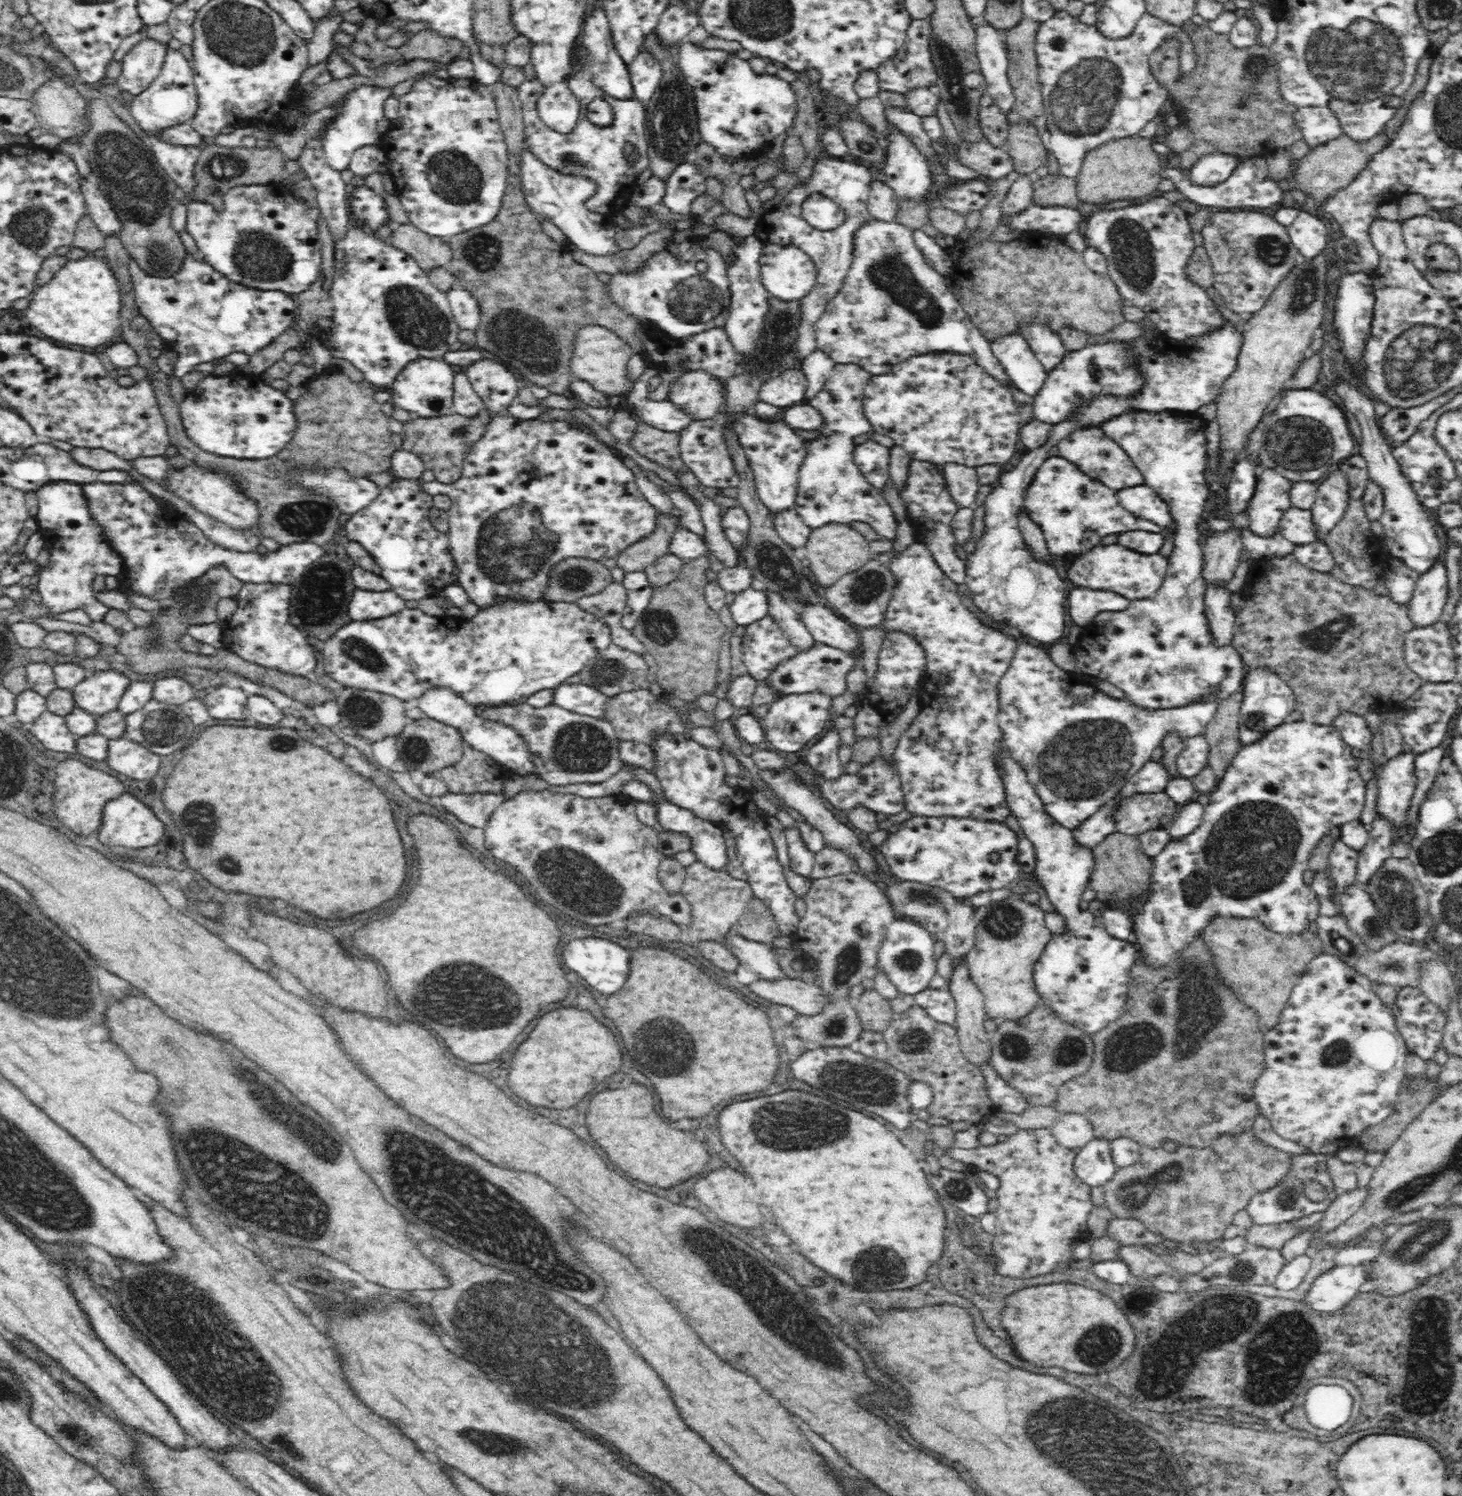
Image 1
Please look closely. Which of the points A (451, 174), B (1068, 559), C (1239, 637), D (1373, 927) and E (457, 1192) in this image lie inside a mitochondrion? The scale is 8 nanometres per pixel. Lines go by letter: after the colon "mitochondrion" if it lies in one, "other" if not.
A: mitochondrion
B: other
C: other
D: mitochondrion
E: mitochondrion

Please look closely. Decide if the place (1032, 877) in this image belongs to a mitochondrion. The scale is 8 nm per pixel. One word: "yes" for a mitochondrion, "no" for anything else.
no

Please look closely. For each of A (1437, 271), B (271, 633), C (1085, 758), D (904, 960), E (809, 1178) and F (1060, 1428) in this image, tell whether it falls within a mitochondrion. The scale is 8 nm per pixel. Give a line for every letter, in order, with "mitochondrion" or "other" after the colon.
A: other
B: other
C: mitochondrion
D: mitochondrion
E: other
F: mitochondrion

